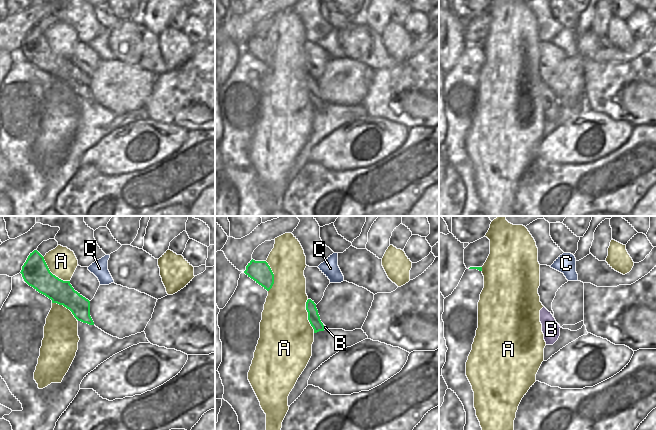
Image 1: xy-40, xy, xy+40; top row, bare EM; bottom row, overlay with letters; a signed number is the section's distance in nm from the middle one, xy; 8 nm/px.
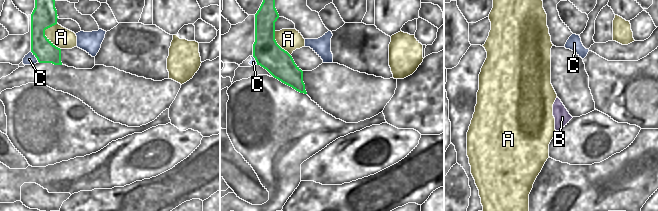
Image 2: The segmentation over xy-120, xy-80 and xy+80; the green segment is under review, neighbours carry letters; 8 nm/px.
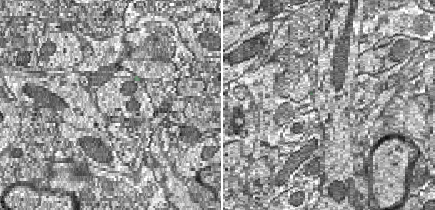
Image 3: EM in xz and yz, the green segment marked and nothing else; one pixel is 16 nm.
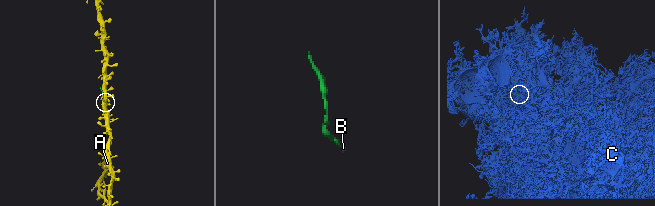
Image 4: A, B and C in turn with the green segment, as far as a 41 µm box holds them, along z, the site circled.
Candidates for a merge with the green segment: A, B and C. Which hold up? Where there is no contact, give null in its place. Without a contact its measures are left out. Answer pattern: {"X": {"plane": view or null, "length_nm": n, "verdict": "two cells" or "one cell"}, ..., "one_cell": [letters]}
{"A": {"plane": "xy-40", "length_nm": 300, "verdict": "two cells"}, "B": {"plane": "xy", "length_nm": 50, "verdict": "one cell"}, "C": {"plane": "xy-40", "length_nm": 50, "verdict": "two cells"}, "one_cell": ["B"]}

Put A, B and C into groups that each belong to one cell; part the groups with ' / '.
A / B / C

